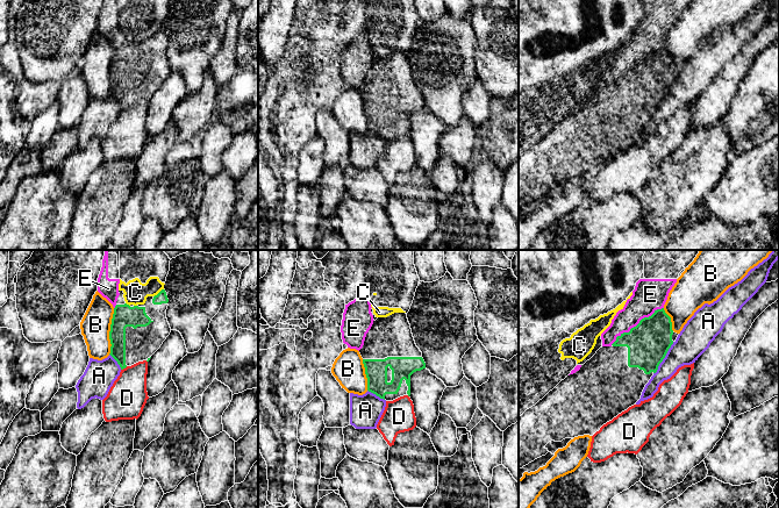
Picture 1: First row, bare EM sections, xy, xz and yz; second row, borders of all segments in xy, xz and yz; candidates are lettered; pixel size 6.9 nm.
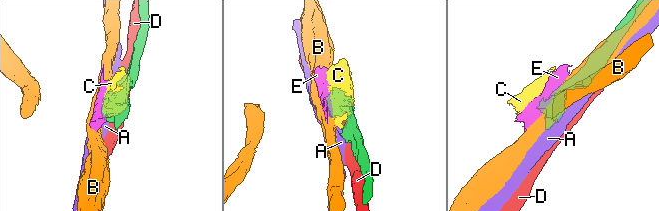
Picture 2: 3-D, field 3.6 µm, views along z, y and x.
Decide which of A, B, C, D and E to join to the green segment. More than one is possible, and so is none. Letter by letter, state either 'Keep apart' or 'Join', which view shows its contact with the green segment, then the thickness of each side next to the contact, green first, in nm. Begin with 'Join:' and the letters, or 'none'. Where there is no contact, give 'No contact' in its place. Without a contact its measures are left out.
Join: none
A: Keep apart. Touches green in yz. Thickness 300 nm (green) against 220 nm
B: Keep apart. Touches green in xy. Thickness 150 nm (green) against 200 nm
C: Keep apart. Touches green in xy. Thickness 80 nm (green) against 160 nm
D: Keep apart. Touches green in xy. Thickness 110 nm (green) against 260 nm
E: Keep apart. Touches green in yz. Thickness 300 nm (green) against 220 nm

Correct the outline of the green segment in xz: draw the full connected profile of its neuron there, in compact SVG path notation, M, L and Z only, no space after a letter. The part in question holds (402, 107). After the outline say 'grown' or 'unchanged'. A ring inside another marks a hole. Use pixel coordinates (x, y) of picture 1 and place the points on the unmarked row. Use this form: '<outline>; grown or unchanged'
M406 52L378 57L359 90L367 130L386 141L410 135L410 115L426 108Z; grown

